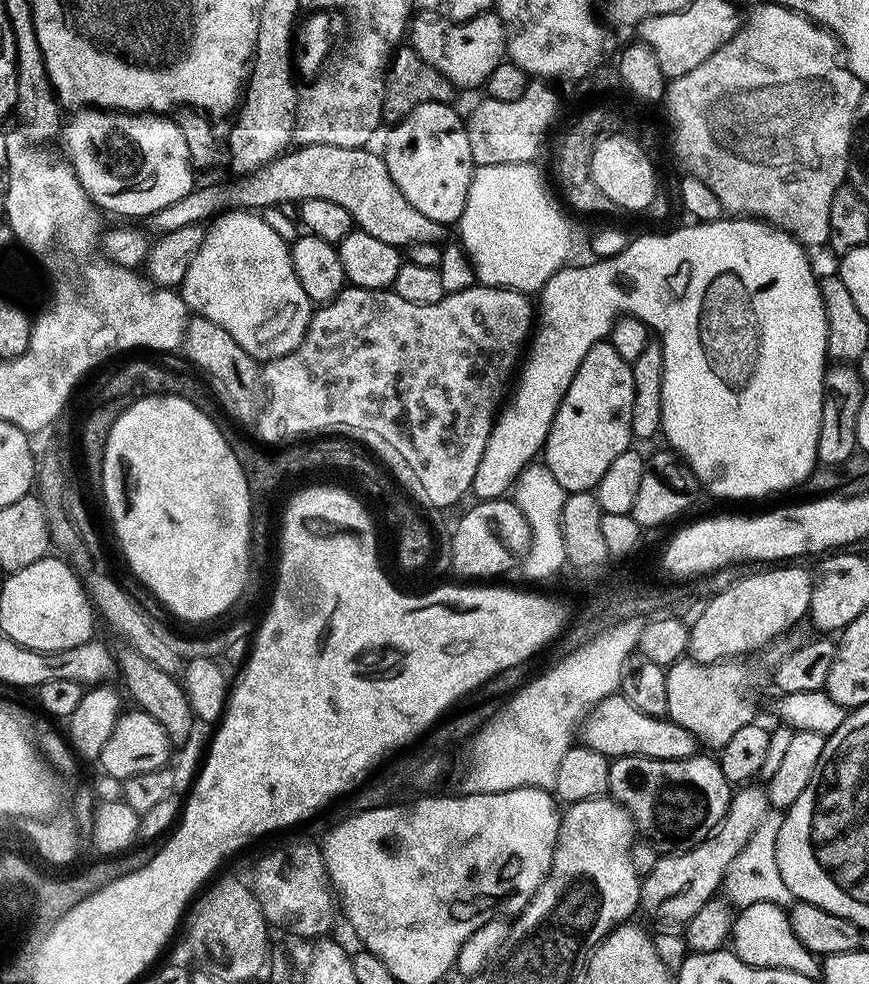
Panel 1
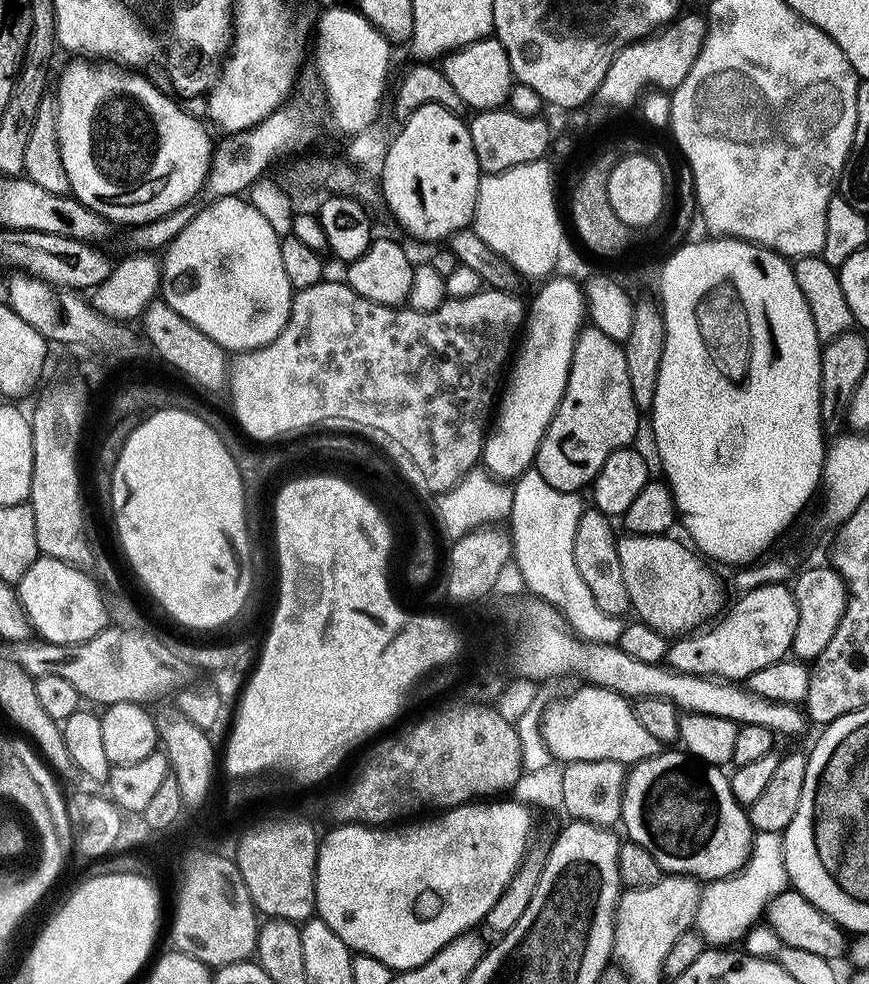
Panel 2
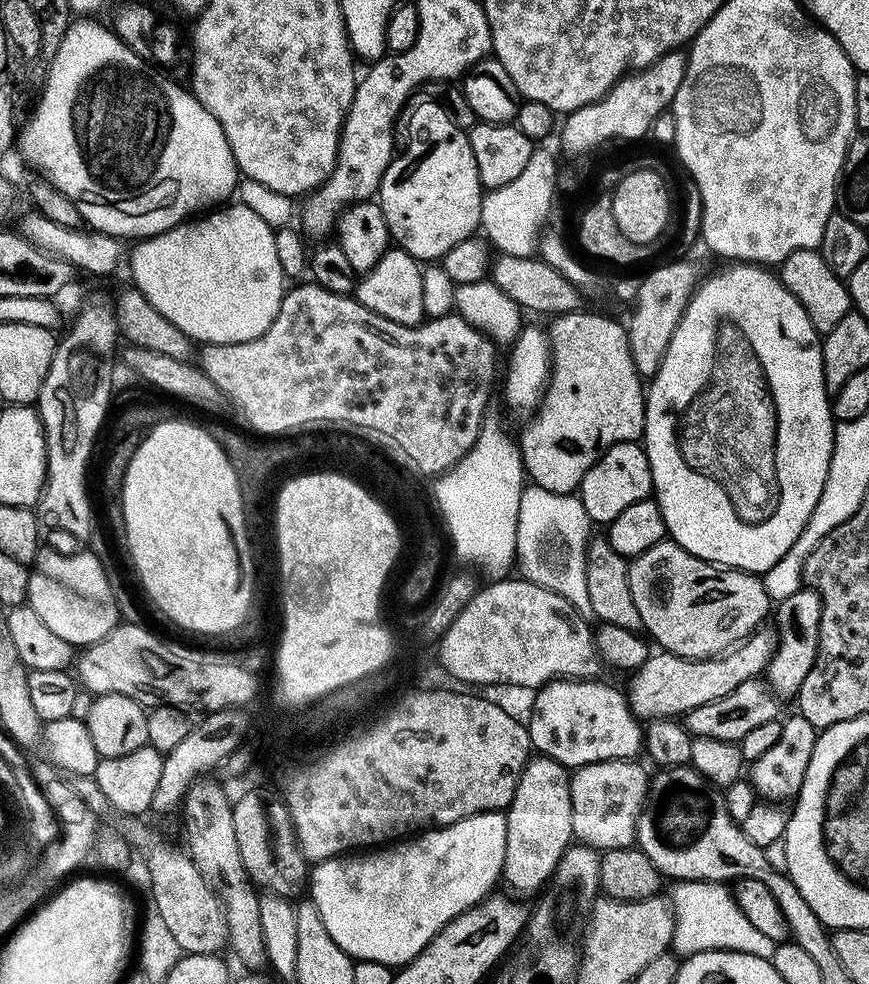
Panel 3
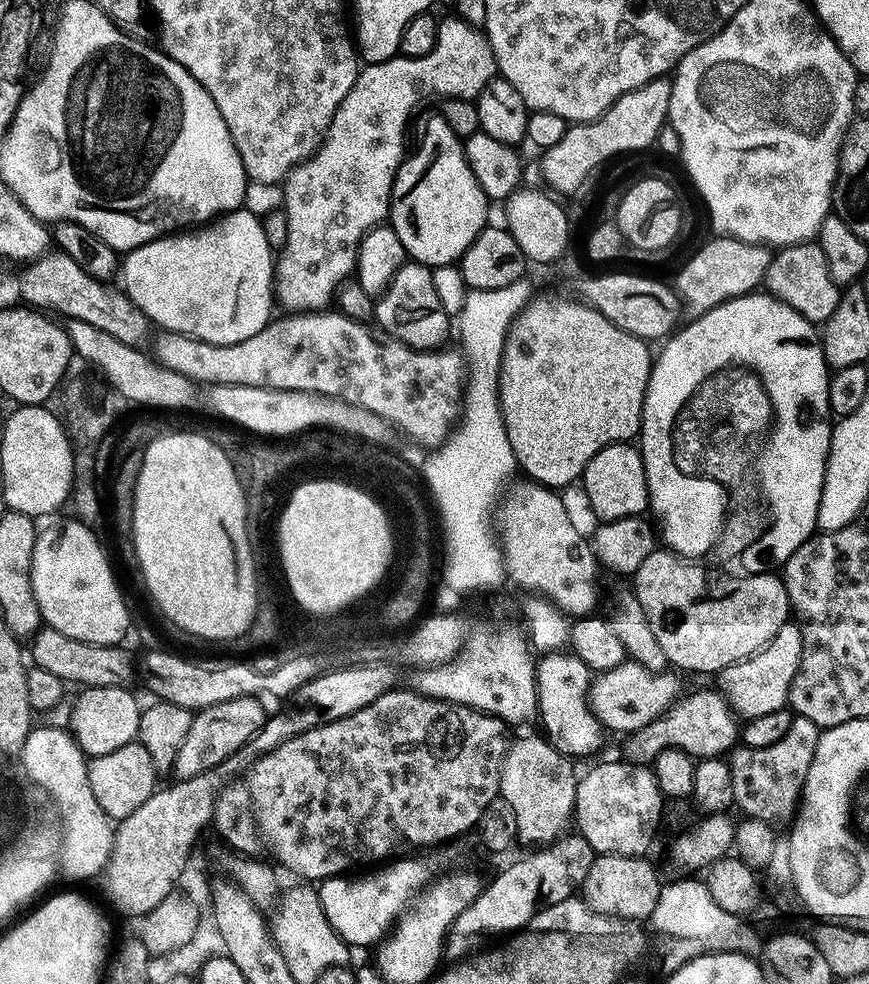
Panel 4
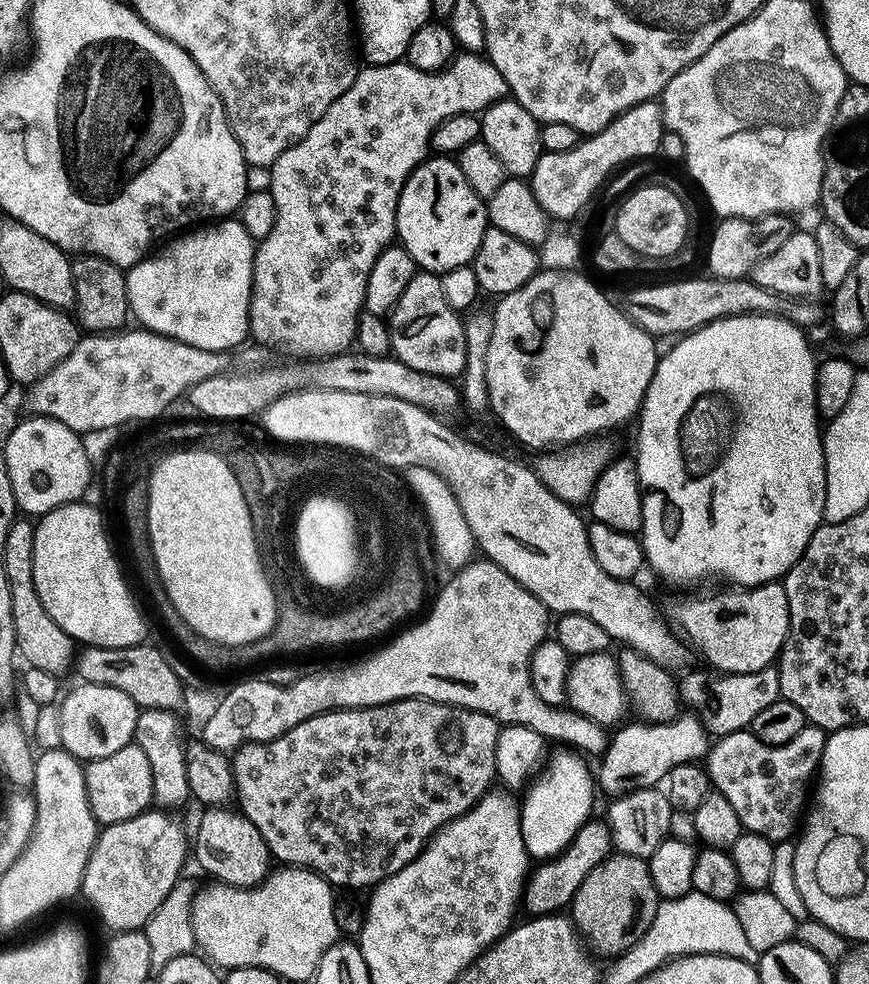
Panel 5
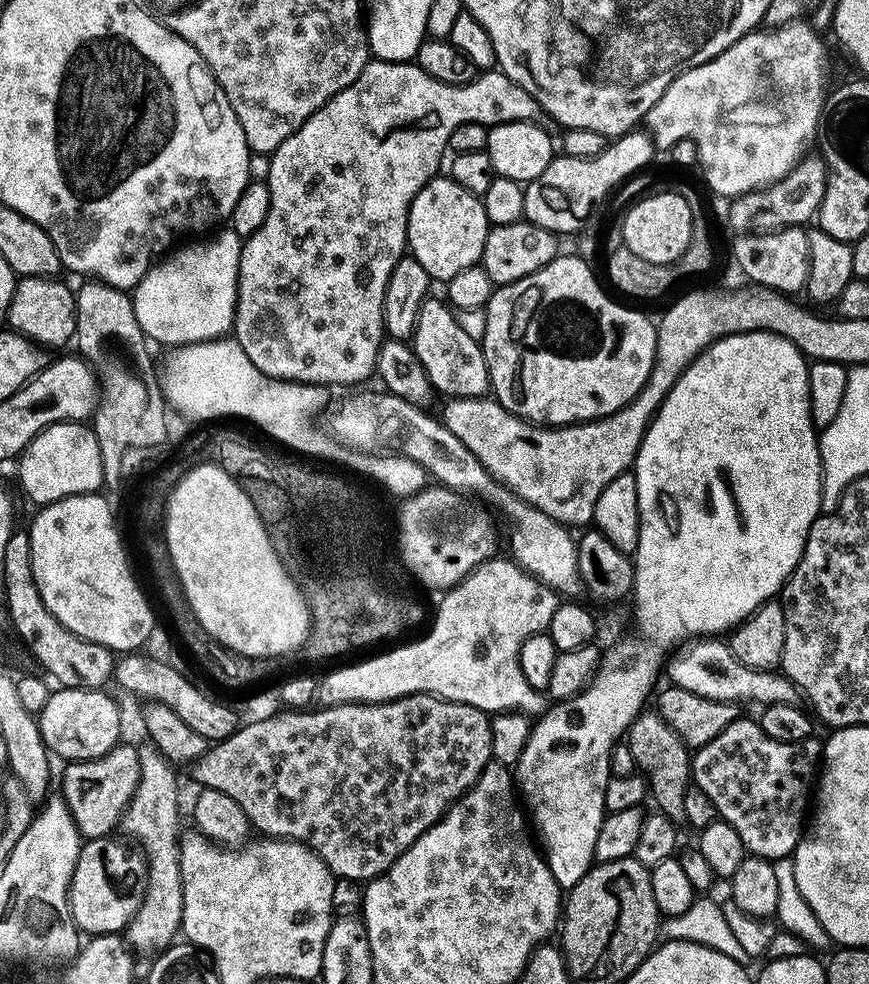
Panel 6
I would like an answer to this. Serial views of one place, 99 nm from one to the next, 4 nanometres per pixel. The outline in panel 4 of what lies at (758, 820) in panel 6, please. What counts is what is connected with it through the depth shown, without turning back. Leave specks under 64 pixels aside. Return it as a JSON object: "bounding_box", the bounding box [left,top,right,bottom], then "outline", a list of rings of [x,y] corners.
{"bounding_box":[728,716,821,830],"outline":[[[796,716],[782,742],[761,748],[733,748],[728,765],[734,782],[735,807],[741,808],[745,817],[764,820],[777,830],[787,829],[798,815],[804,783],[810,774],[810,762],[814,762],[818,750],[821,731],[818,725],[810,722],[810,718]]]}

